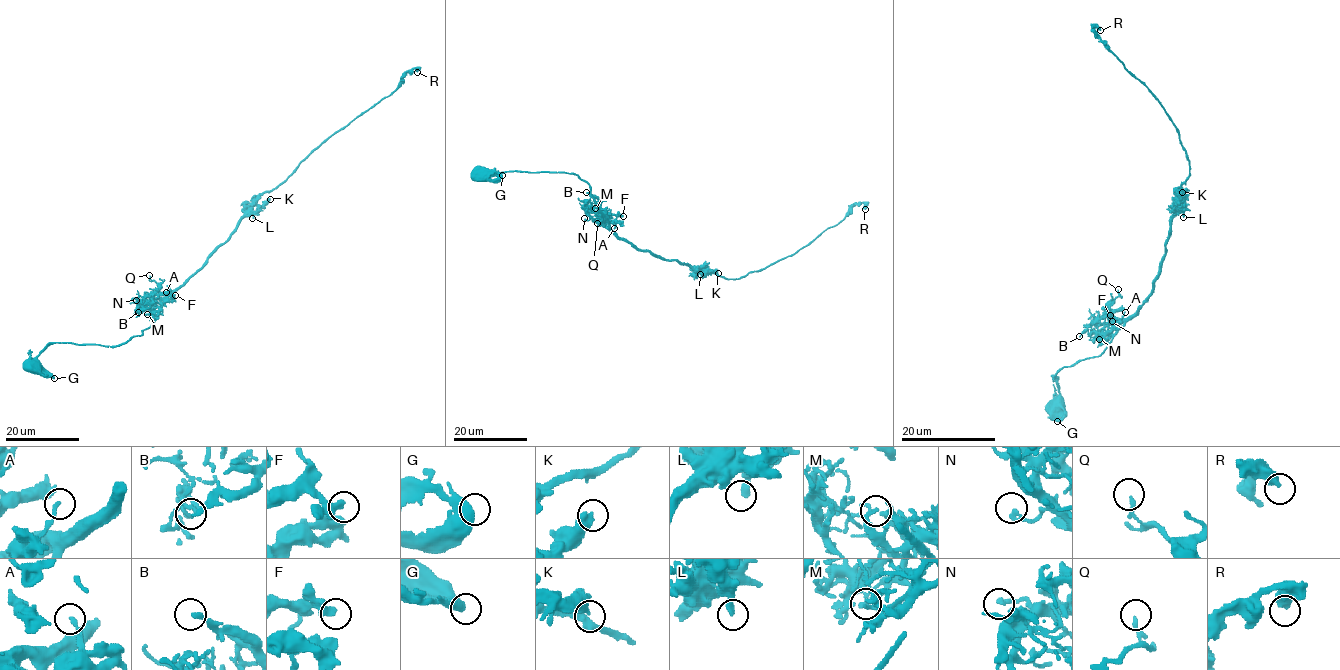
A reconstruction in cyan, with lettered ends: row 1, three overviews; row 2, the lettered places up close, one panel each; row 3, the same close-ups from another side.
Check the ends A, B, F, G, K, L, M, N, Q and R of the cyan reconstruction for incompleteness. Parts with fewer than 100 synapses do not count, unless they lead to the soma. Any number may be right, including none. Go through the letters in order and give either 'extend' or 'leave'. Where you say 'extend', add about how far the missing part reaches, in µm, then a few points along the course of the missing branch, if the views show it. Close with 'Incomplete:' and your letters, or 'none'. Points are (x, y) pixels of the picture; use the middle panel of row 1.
A: leave
B: leave
F: leave
G: leave
K: leave
L: leave
M: leave
N: leave
Q: leave
R: leave
Incomplete: none

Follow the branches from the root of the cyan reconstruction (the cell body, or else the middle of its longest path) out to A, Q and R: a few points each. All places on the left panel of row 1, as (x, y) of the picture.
A: (32, 368), (37, 357), (56, 342), (120, 346), (133, 336), (140, 336), (158, 314), (167, 299), (166, 292)
Q: (32, 368), (37, 357), (56, 342), (120, 346), (140, 336), (158, 314), (153, 301), (157, 284), (149, 275)
R: (32, 368), (56, 342), (120, 346), (140, 336), (263, 193), (417, 72)

